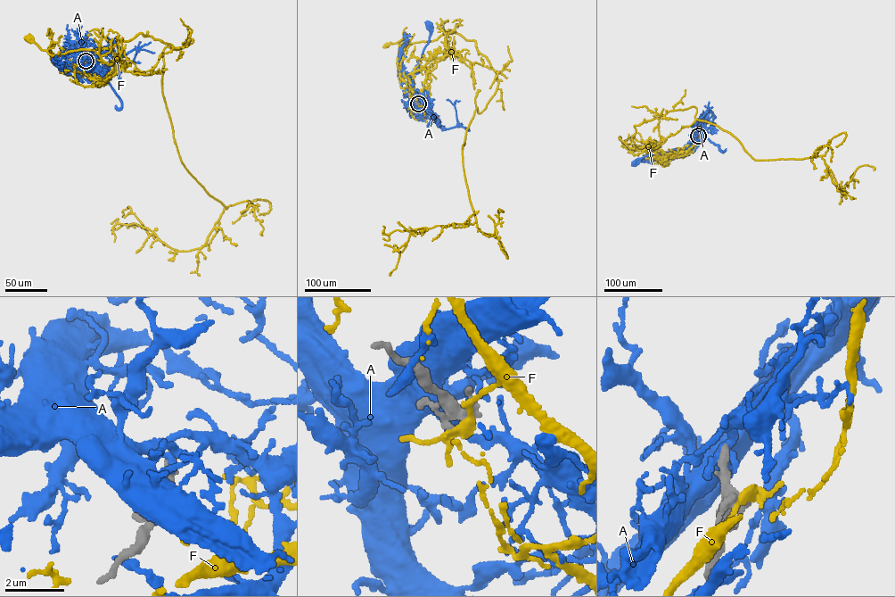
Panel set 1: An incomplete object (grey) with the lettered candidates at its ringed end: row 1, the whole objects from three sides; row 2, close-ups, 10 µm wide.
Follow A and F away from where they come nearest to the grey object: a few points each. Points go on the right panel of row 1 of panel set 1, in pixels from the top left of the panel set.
A: (697, 136), (678, 153), (648, 155), (634, 161)
F: (698, 136), (692, 145), (677, 154), (647, 155), (644, 159), (649, 157), (649, 153)

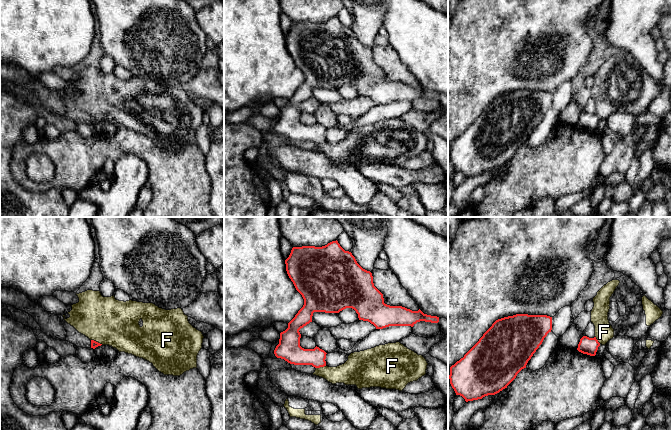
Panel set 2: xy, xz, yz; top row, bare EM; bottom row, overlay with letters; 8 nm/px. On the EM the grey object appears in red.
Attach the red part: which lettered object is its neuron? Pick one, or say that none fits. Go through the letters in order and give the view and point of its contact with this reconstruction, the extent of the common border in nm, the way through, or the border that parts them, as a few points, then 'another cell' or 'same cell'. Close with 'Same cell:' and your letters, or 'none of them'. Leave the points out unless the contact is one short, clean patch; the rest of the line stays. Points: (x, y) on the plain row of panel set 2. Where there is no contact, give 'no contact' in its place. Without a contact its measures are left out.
A: no contact; same cell
F: contact xz (320, 142); length 80 nm; another cell
Same cell: A

